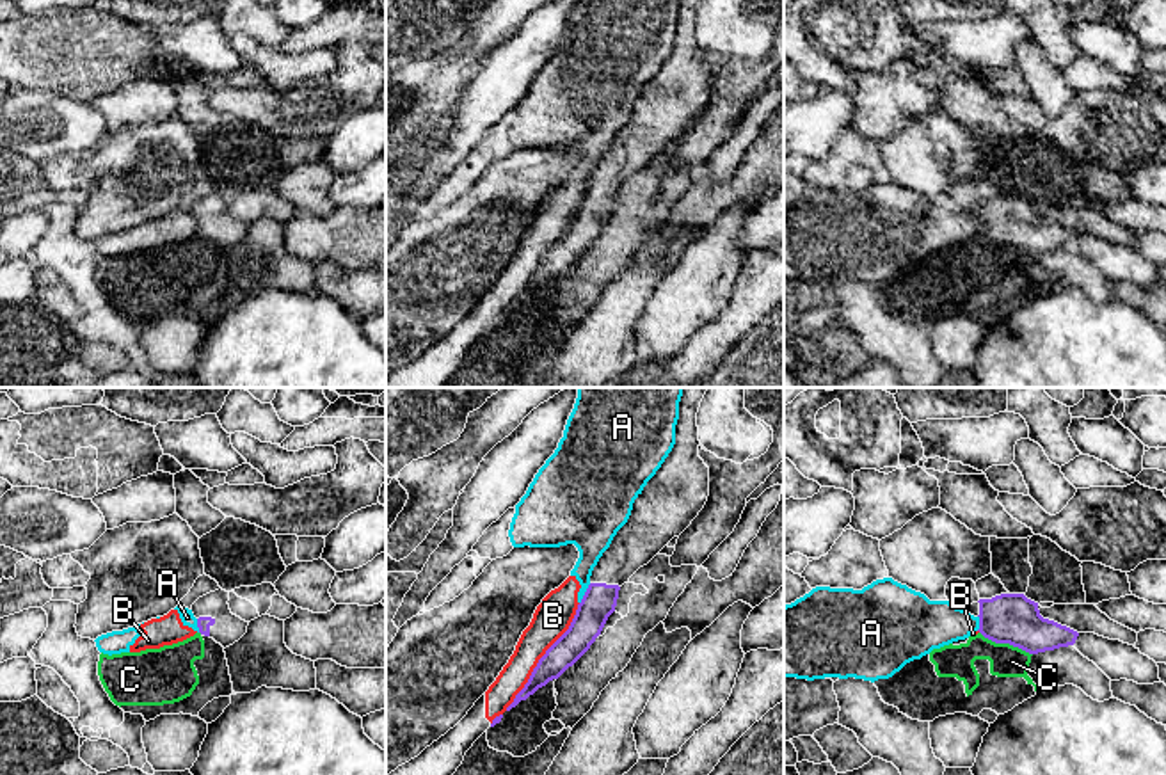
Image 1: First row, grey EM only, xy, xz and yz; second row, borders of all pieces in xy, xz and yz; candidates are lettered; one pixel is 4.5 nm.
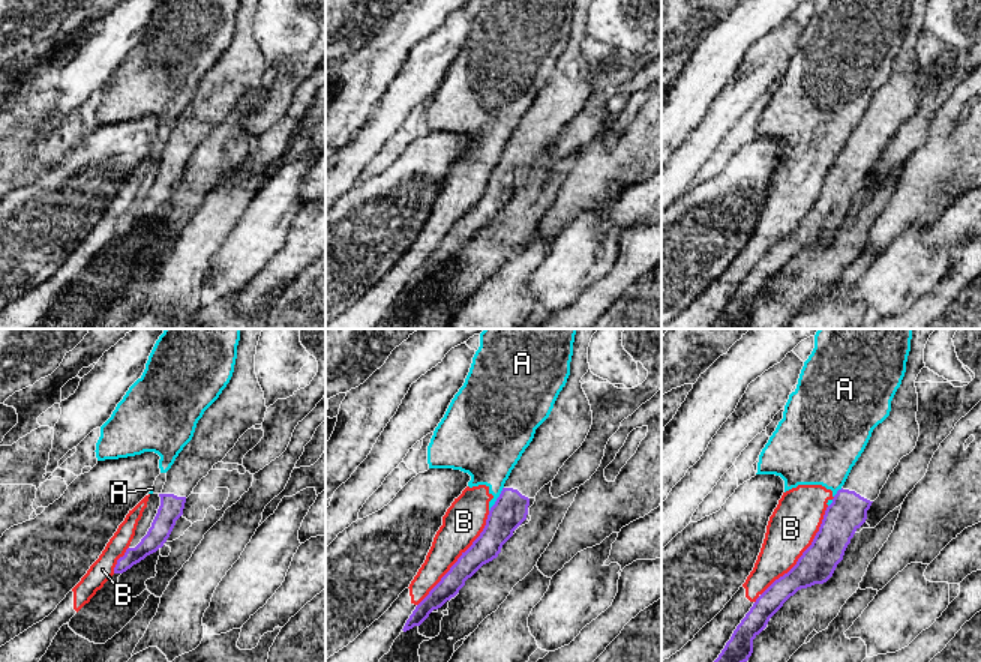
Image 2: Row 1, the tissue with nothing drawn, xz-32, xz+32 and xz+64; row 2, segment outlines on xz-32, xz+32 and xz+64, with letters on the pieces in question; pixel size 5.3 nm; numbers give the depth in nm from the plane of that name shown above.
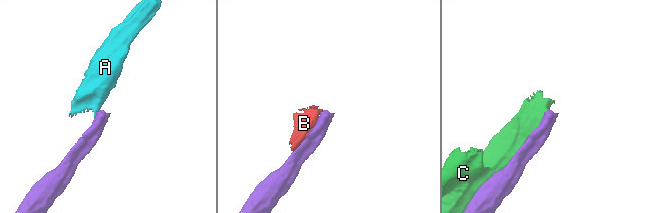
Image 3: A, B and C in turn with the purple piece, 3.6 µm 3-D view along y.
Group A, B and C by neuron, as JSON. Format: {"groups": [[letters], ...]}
{"groups": [["A", "B"], ["C"]]}

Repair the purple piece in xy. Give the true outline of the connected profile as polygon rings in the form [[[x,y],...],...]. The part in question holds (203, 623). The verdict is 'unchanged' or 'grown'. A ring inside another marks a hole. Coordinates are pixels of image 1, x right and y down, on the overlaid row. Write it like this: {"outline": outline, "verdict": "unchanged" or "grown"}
{"outline": [[[219,588],[199,597],[190,608],[197,619],[199,633],[213,638],[224,649],[238,642],[249,626],[249,622],[231,613],[228,601],[229,592]]], "verdict": "grown"}

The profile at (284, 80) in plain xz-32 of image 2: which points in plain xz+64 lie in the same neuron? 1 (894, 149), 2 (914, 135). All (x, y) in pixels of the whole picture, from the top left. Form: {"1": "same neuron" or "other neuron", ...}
{"1": "same neuron", "2": "same neuron"}

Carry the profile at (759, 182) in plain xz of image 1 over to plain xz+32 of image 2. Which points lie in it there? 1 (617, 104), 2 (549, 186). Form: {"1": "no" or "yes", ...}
{"1": "yes", "2": "no"}

